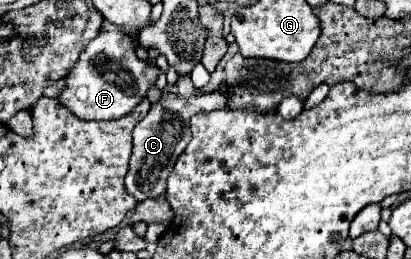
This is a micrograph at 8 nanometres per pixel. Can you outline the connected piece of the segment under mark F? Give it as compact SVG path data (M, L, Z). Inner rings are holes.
M99 32L79 54L79 60L65 76L65 90L57 102L81 120L117 120L133 112L133 108L147 98L149 88L155 84L159 70L141 62L125 32Z

